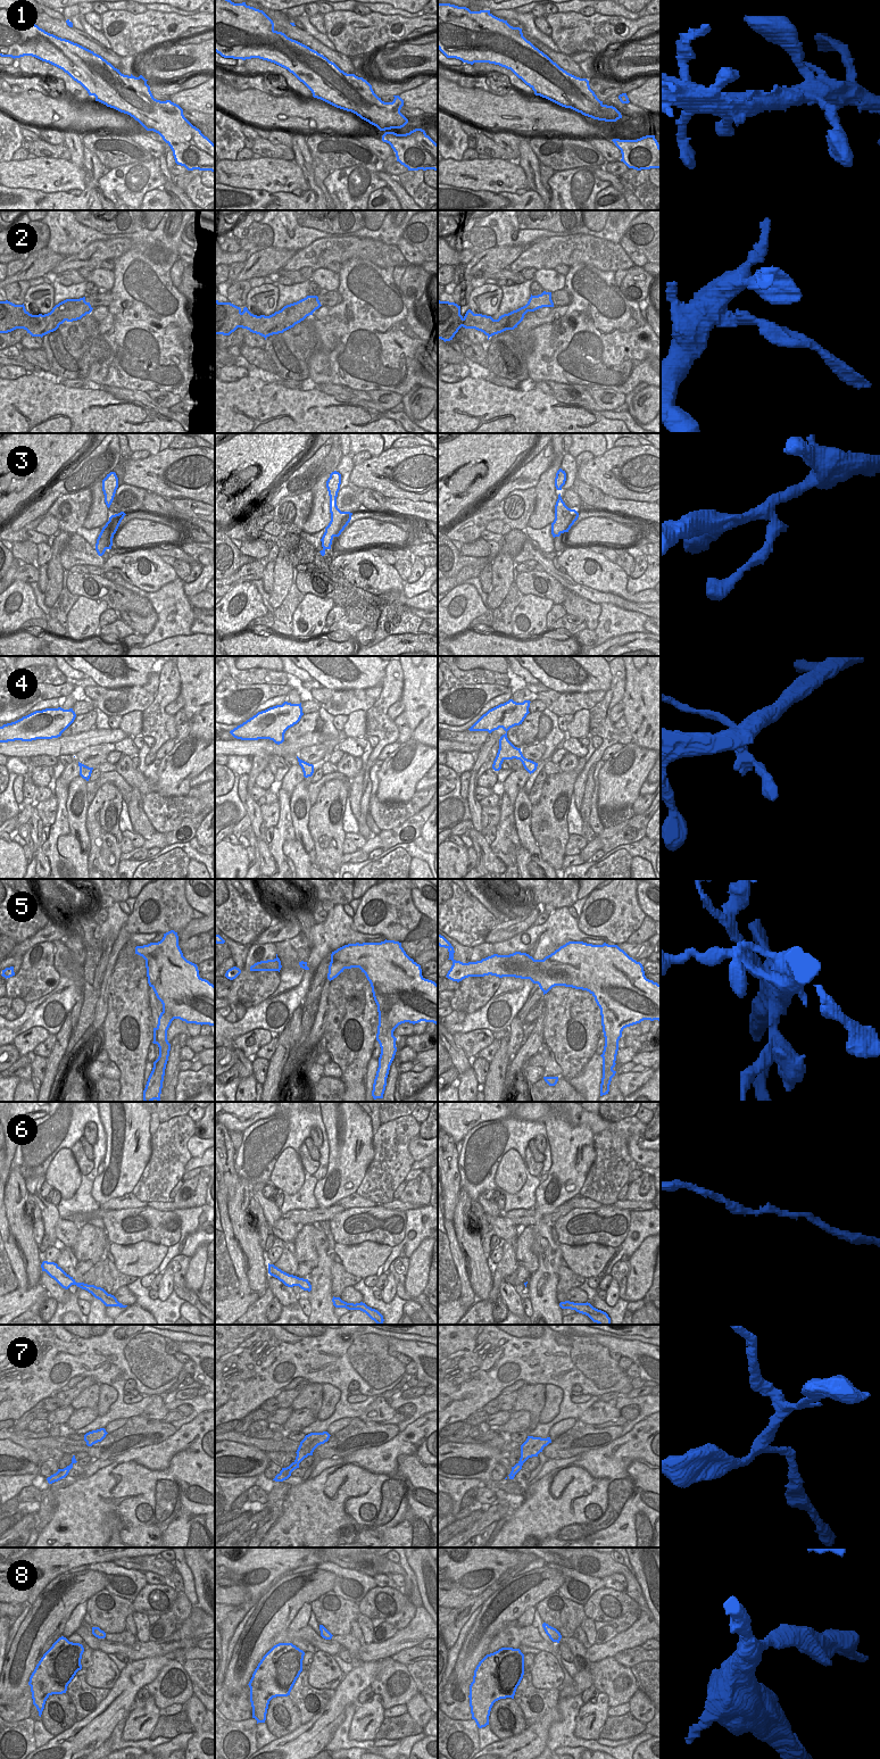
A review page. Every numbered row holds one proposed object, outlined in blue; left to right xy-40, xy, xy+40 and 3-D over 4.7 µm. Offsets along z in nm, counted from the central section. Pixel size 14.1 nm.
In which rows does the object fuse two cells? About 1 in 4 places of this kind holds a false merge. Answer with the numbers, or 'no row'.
2, 3

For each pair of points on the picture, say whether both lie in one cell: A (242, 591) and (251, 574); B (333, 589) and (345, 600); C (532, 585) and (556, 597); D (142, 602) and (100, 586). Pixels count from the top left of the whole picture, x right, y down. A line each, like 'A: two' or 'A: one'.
A: two
B: one
C: one
D: one

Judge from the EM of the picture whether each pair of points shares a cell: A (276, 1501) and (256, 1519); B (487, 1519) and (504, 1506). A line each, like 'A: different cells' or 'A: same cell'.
A: same cell
B: same cell

